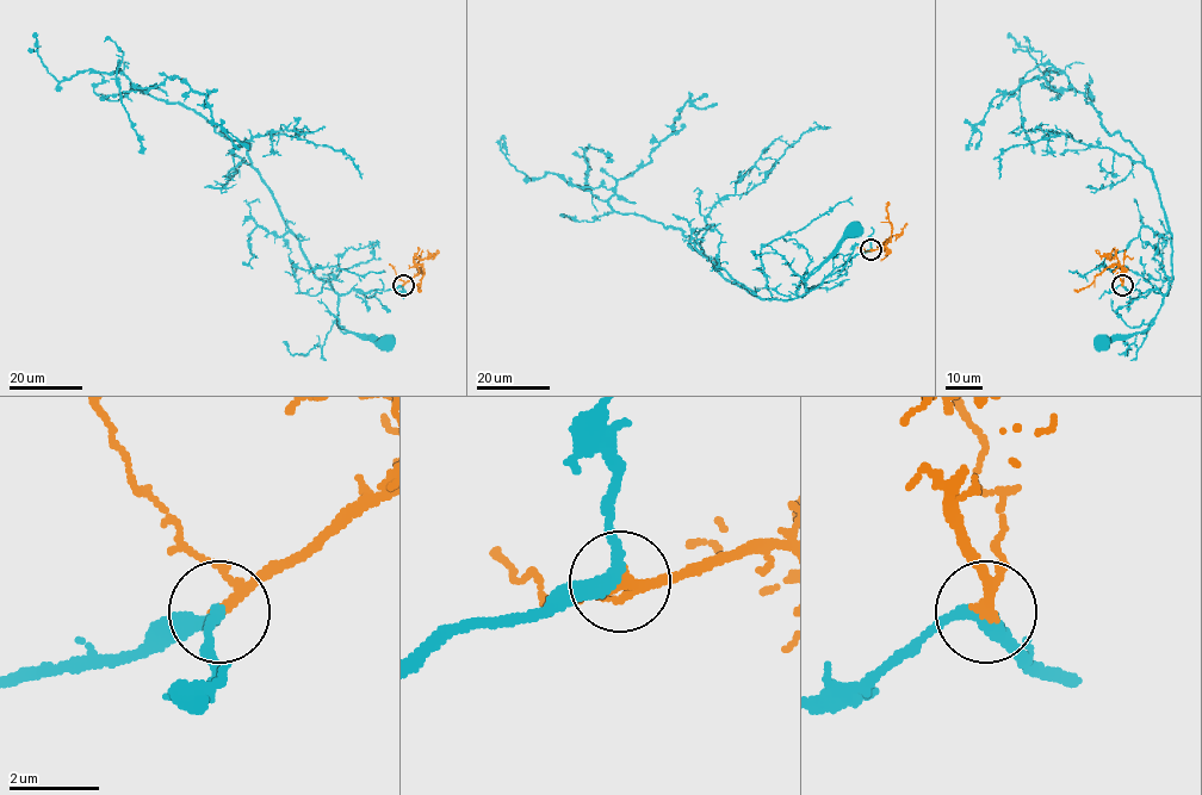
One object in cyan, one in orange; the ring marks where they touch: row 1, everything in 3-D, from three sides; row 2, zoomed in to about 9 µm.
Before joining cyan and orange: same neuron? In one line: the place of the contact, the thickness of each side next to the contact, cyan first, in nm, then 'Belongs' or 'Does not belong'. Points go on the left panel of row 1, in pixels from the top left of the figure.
Place: (403, 285). Thickness 280 nm (cyan) against 200 nm. Belongs

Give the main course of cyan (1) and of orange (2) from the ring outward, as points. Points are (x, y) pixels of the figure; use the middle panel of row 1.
1: (871, 249), (854, 255), (806, 291), (805, 281), (853, 233)
2: (871, 249), (886, 248), (884, 247), (892, 225), (887, 217), (888, 202)

